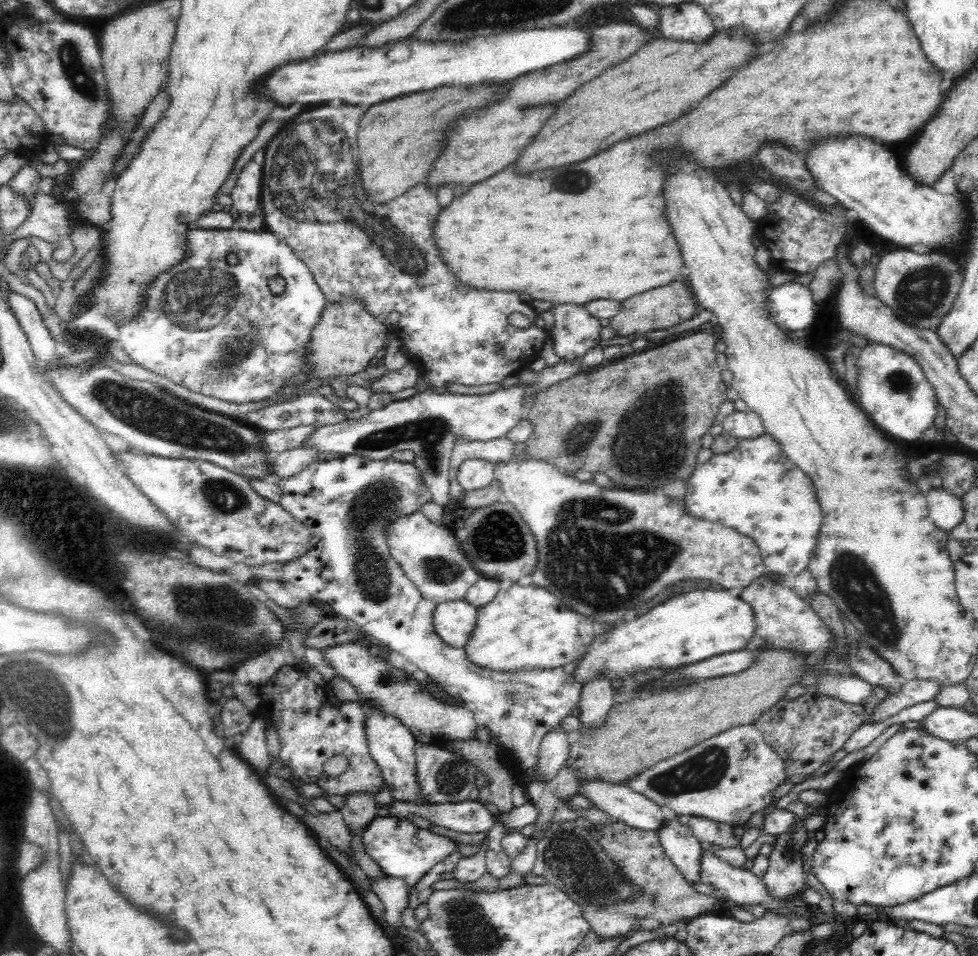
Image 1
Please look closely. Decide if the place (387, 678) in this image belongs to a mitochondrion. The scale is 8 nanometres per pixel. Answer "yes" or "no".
yes

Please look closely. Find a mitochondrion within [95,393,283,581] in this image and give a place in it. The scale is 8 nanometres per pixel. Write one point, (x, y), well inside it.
(221, 494)

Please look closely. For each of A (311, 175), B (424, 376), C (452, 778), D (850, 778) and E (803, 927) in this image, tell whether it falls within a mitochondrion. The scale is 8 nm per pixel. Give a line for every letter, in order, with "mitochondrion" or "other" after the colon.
A: mitochondrion
B: other
C: mitochondrion
D: other
E: other

